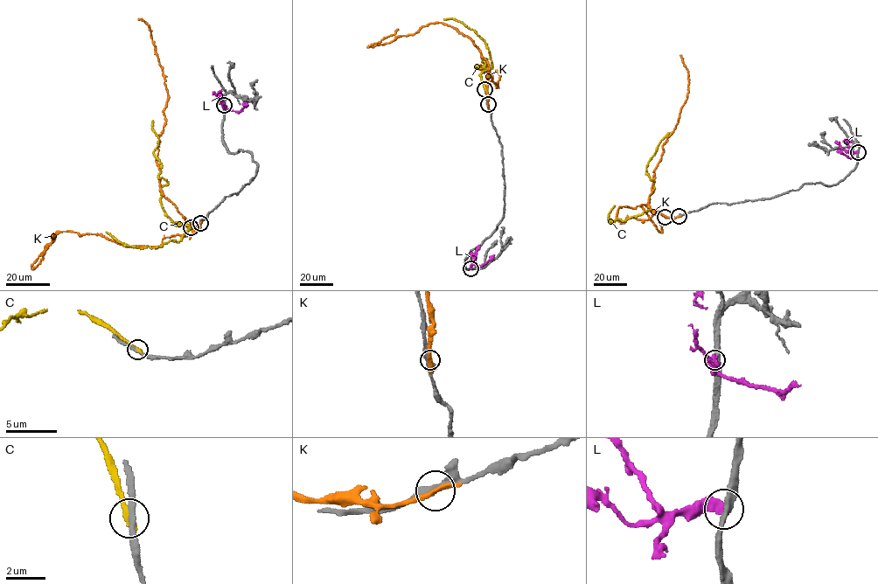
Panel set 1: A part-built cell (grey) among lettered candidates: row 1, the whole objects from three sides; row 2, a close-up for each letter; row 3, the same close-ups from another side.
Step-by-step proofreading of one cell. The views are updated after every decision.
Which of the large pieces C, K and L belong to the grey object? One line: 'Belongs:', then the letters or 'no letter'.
Belongs: no letter

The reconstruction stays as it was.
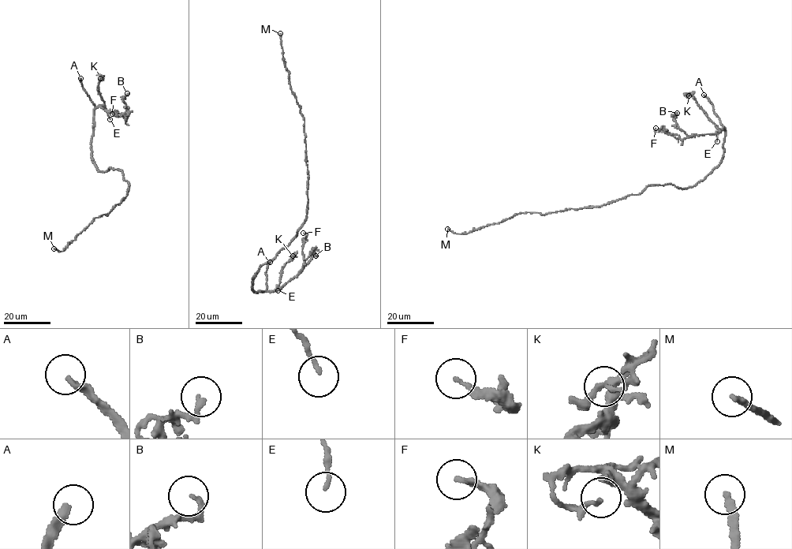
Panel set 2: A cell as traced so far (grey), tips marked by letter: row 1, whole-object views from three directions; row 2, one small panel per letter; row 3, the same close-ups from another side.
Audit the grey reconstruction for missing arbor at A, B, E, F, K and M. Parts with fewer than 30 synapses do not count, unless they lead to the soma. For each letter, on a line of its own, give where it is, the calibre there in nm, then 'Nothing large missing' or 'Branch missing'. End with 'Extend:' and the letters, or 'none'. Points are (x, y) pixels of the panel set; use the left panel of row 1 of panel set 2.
A: Place: (80, 78). Thickness 240 nm. Branch missing
B: Place: (127, 93). Thickness 170 nm. Nothing large missing
E: Place: (110, 119). Thickness 120 nm. Nothing large missing
F: Place: (112, 113). Thickness 160 nm. Nothing large missing
K: Place: (100, 78). Thickness 130 nm. Nothing large missing
M: Place: (54, 248). Thickness 200 nm. Branch missing
Extend: A, M

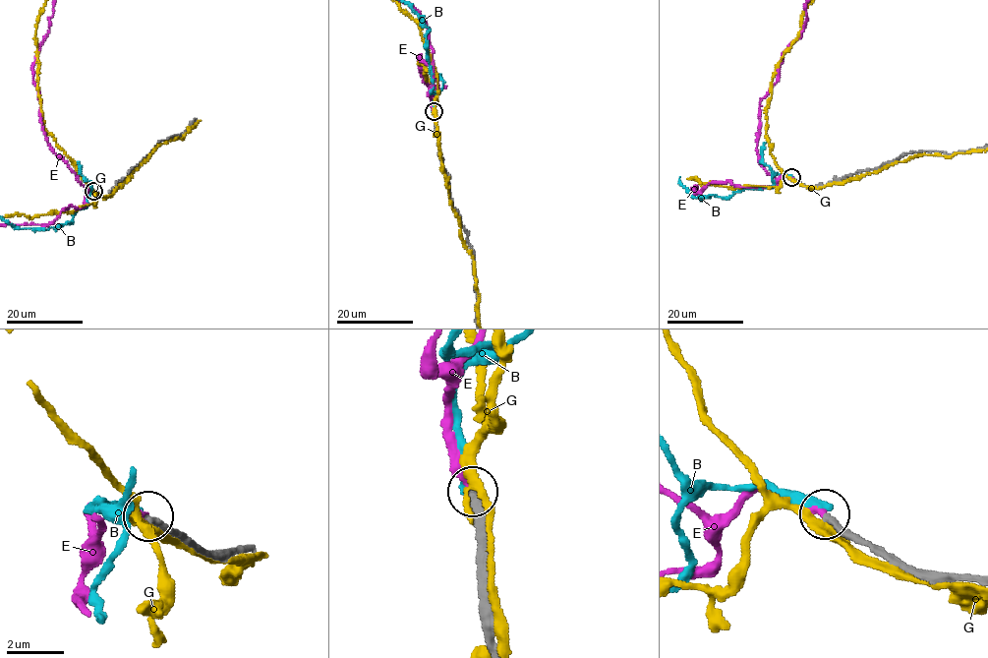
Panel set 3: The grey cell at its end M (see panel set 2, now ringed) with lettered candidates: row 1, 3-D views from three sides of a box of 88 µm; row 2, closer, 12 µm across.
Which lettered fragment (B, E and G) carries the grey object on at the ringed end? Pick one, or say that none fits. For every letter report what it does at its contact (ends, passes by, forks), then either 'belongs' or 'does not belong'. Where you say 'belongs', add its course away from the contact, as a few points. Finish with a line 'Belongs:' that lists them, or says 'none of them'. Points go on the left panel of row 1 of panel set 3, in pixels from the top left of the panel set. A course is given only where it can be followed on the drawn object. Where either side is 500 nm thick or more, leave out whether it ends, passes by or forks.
B: it ends; does not belong
E: it ends; belongs
G: it passes by; does not belong
Belongs: E

